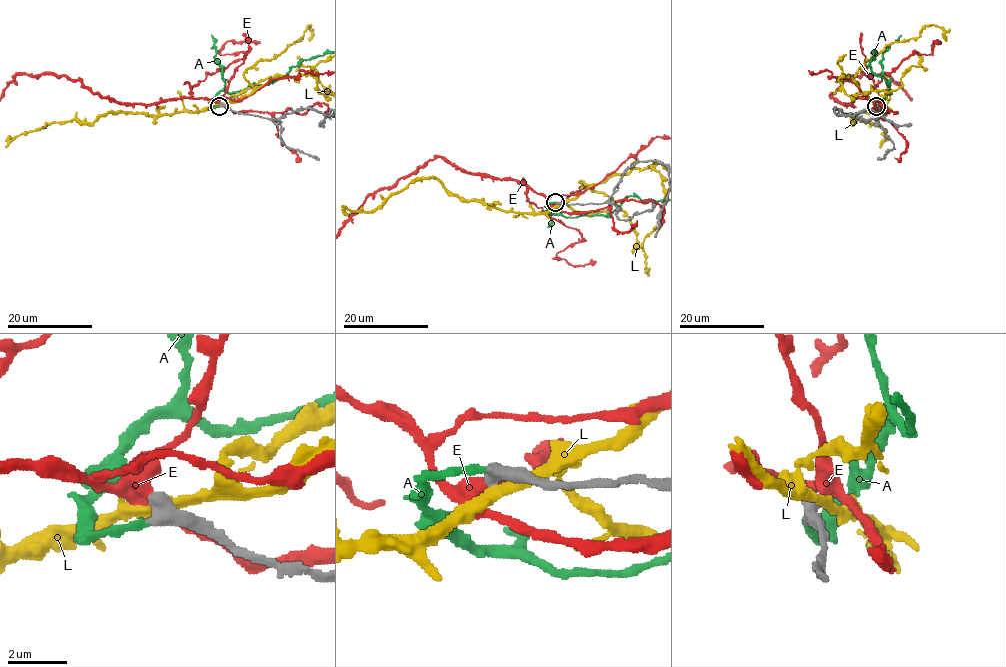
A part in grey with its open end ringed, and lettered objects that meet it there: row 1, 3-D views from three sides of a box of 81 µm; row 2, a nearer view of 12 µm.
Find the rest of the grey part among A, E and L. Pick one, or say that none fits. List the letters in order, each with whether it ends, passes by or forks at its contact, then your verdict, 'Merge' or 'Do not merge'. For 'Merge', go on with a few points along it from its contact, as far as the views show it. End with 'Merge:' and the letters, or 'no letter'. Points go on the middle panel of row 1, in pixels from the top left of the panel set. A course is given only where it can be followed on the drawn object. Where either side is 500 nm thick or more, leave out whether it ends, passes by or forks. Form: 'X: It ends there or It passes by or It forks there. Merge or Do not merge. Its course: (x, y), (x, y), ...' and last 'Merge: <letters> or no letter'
A: Merge
E: Do not merge
L: Do not merge
Merge: A

